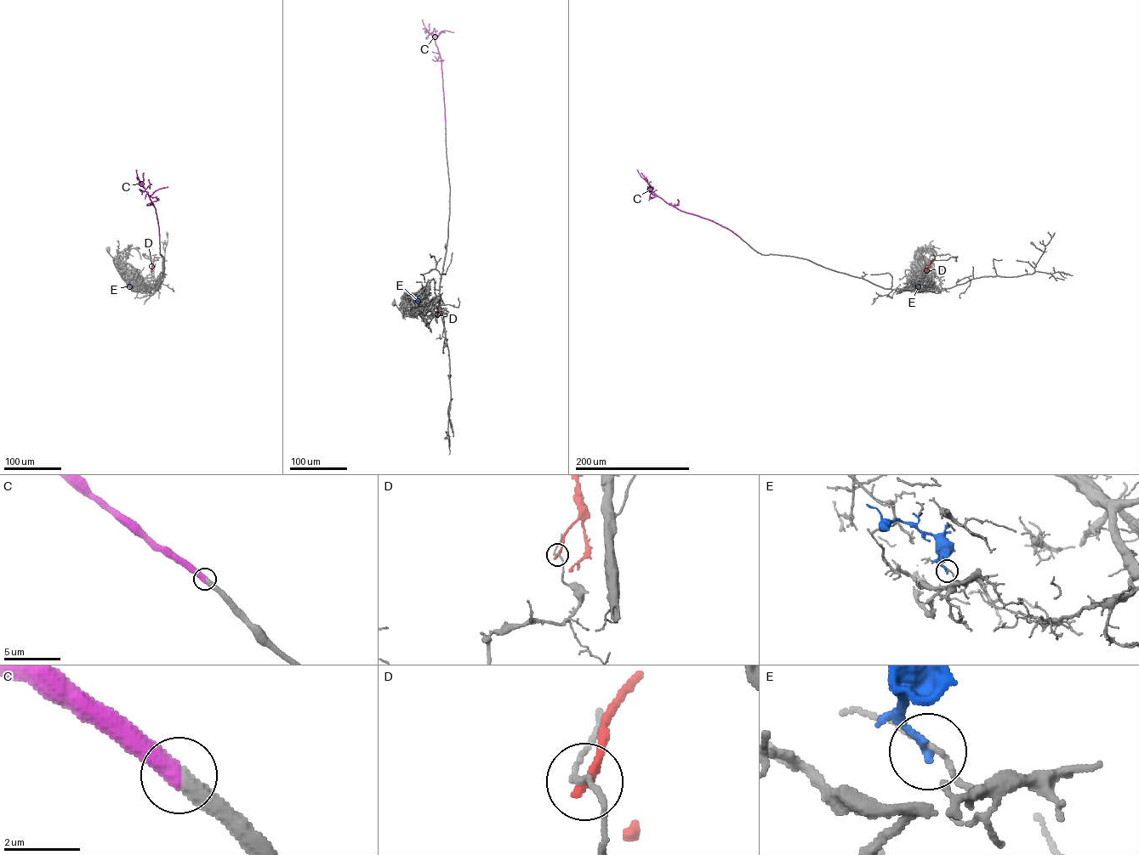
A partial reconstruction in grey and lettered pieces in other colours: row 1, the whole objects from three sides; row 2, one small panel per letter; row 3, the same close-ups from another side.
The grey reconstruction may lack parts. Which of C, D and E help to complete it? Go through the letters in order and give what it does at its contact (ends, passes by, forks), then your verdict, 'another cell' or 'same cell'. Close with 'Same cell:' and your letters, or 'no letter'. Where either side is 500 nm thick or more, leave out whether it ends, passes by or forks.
C: it ends there; same cell
D: it ends there; another cell
E: it ends there; another cell
Same cell: C

